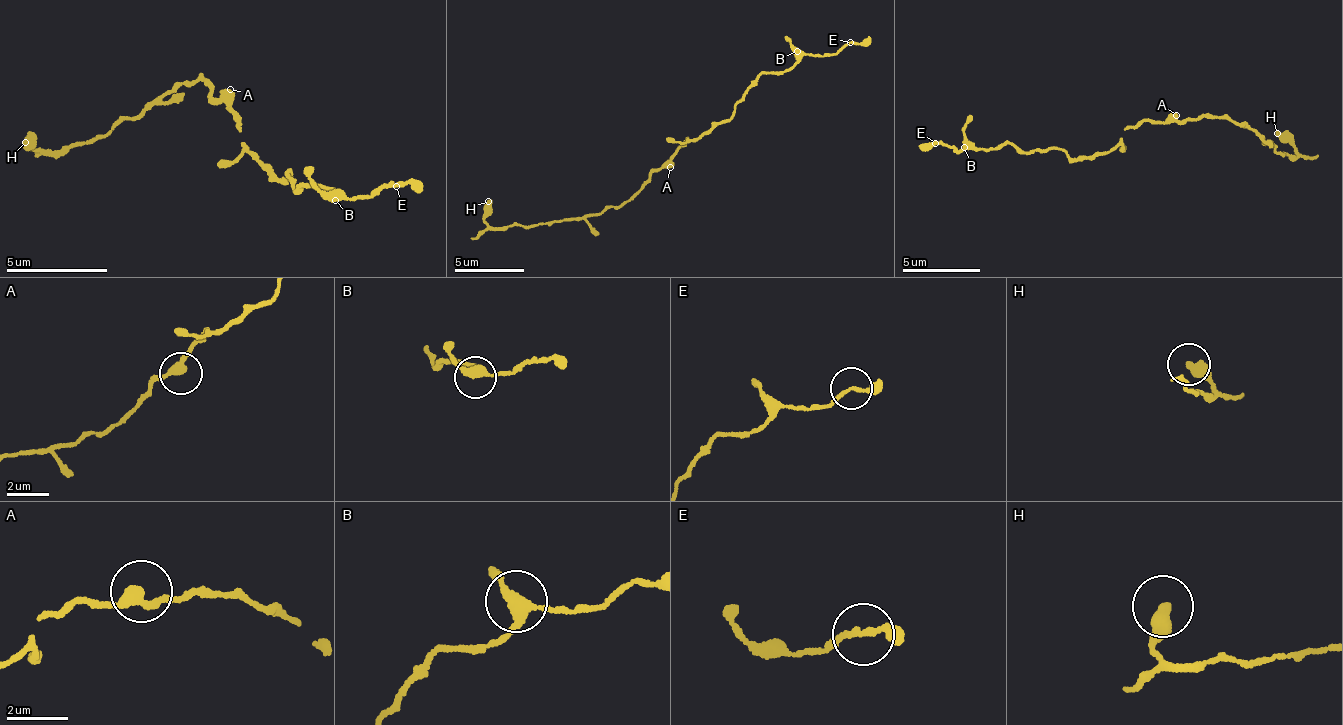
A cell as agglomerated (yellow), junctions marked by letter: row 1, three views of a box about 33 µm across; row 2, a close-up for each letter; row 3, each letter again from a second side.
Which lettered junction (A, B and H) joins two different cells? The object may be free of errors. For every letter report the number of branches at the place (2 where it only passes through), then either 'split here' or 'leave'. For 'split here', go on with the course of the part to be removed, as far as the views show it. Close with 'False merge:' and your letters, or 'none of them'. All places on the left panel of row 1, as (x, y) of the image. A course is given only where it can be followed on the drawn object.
A: 2 branches meet; leave
B: 3 branches meet; leave
H: 1 branches meet; leave
False merge: none of them

